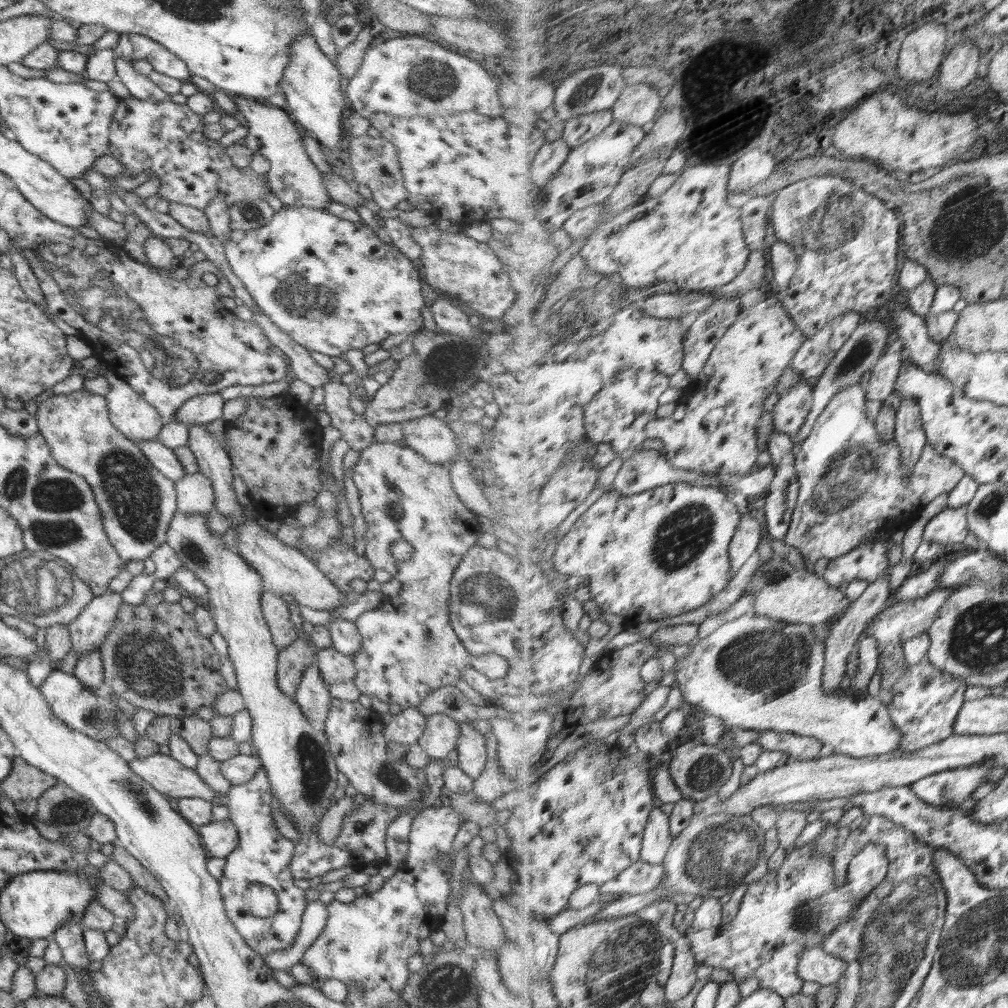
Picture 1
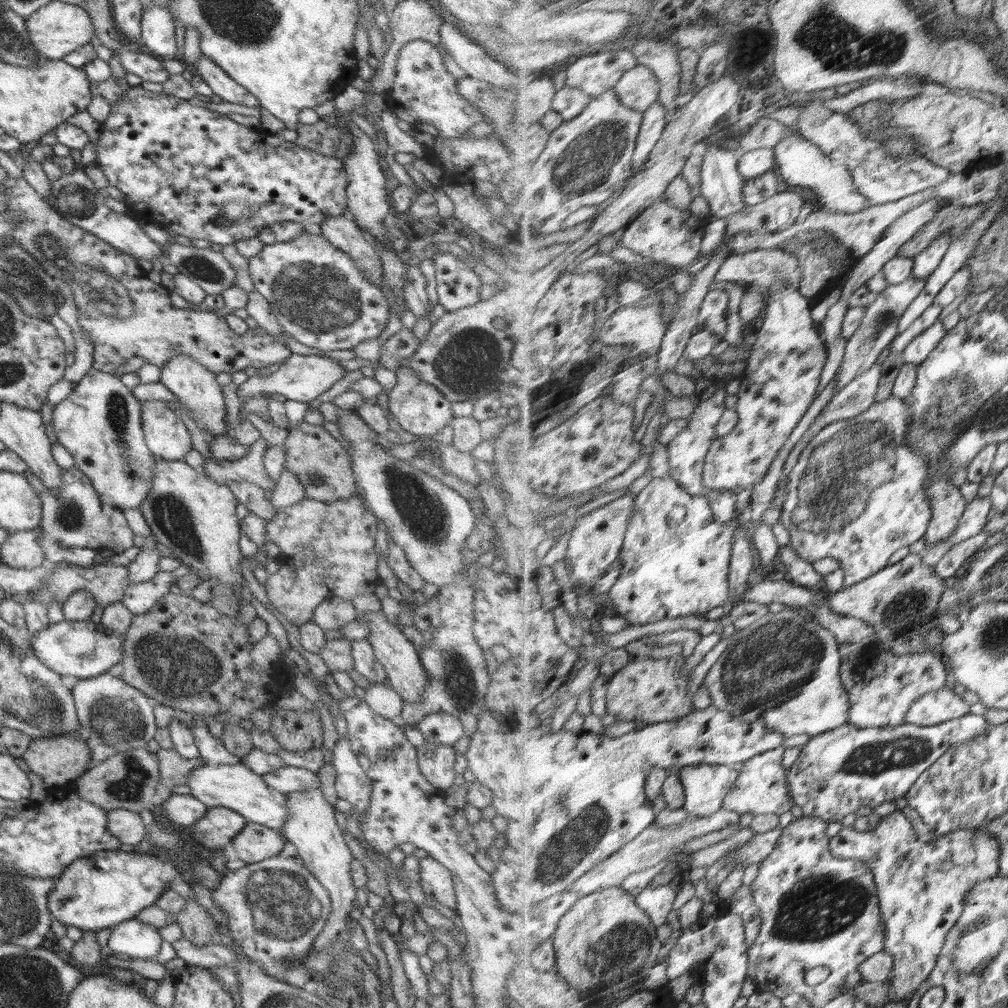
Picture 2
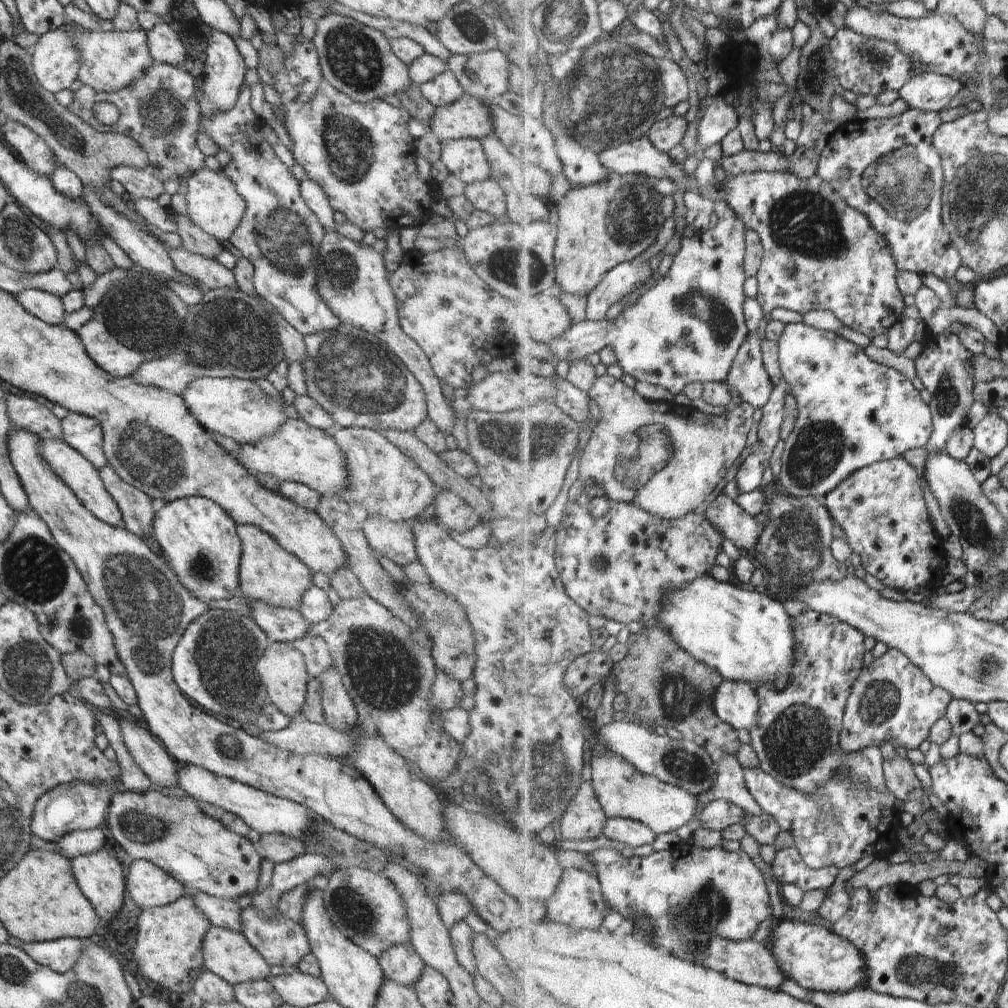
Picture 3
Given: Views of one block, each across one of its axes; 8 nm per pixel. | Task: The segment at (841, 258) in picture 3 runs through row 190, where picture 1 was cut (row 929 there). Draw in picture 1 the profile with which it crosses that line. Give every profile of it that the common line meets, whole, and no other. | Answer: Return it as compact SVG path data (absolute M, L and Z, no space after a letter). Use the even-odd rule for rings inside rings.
M816 838L803 847L792 849L779 869L771 870L762 880L751 883L738 914L729 923L709 929L690 929L689 932L687 929L683 930L681 941L689 941L698 966L705 964L726 969L740 982L746 978L758 978L760 988L775 990L785 998L802 992L805 980L799 975L798 969L805 952L817 946L822 947L822 943L828 941L885 881L891 869L887 846L874 842L854 858L845 885L839 887L835 863L829 856L817 853L818 841Z

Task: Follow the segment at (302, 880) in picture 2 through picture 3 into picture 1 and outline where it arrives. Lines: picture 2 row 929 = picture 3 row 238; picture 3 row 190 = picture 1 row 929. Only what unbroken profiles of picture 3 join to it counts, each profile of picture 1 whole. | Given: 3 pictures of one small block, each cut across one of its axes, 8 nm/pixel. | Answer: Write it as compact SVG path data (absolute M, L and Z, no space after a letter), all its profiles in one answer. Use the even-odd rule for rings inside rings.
M262 764L250 782L231 785L225 798L229 819L236 825L239 841L236 848L225 856L223 875L219 878L220 892L230 922L246 944L264 959L267 954L294 944L301 928L302 913L307 907L305 890L296 886L289 867L294 854L294 843L279 833L272 819L272 792ZM252 882L265 884L276 893L279 907L274 916L260 918L252 914L247 901Z

